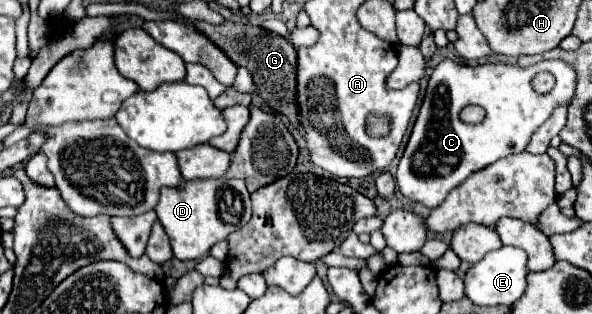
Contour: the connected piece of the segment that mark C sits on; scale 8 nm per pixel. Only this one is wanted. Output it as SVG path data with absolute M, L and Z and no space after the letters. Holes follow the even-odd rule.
M444 59L428 79L418 119L396 171L400 193L430 209L438 207L448 191L460 185L472 171L488 167L506 155L522 153L532 131L552 117L558 105L570 105L576 93L576 81L576 69L562 59L540 61L528 67L502 61L472 67ZM538 71L550 71L556 77L556 95L544 97L534 93L530 81ZM468 105L480 105L486 111L482 123L472 125L460 119L460 111Z

